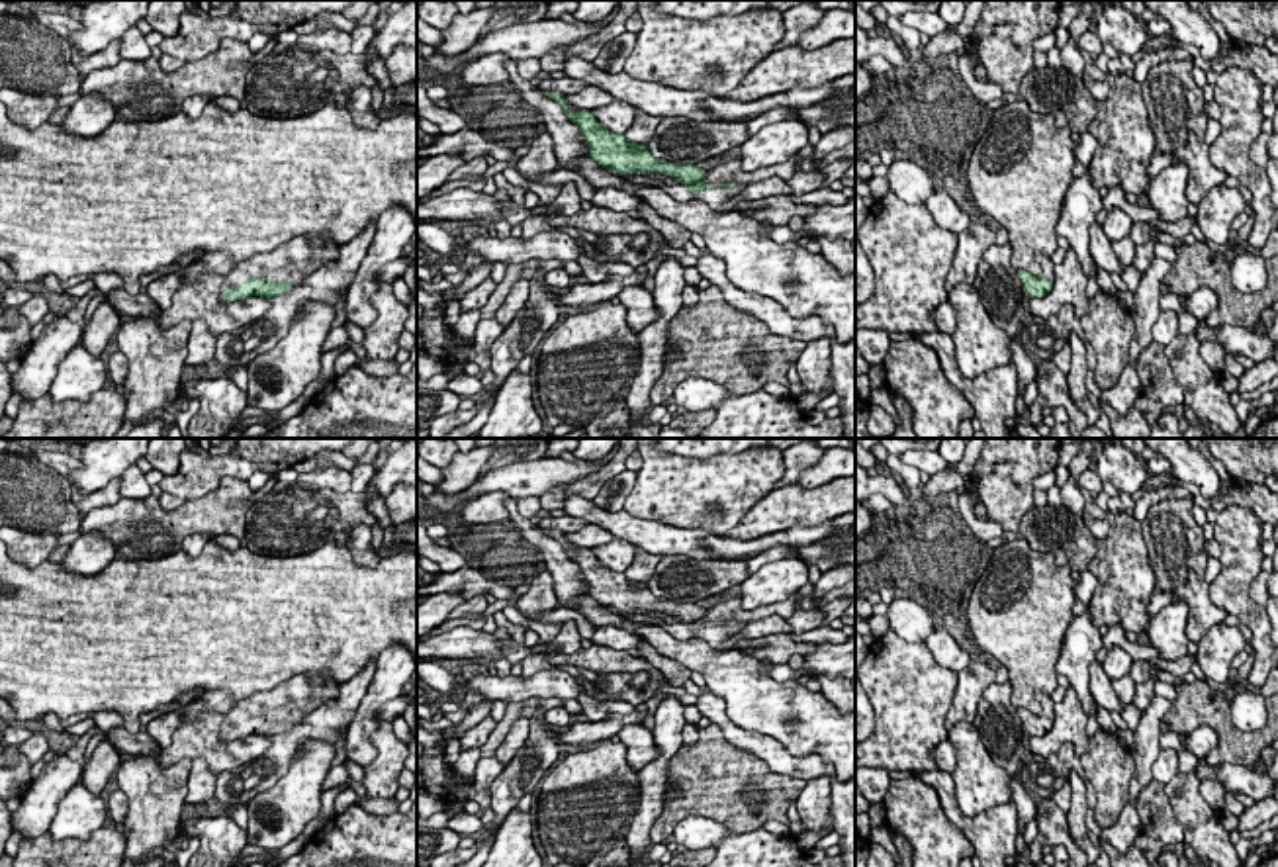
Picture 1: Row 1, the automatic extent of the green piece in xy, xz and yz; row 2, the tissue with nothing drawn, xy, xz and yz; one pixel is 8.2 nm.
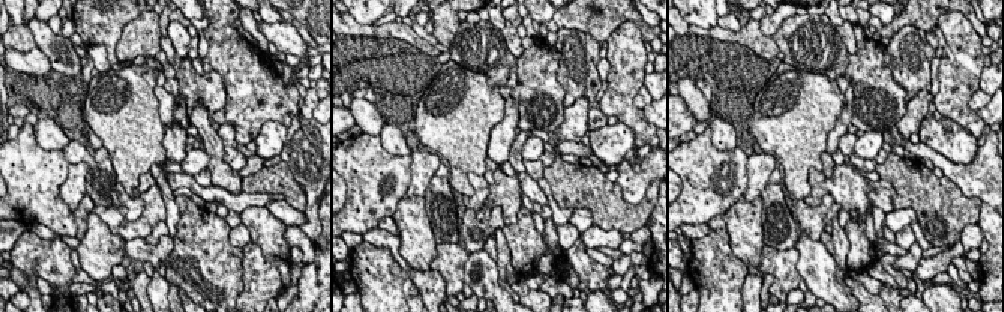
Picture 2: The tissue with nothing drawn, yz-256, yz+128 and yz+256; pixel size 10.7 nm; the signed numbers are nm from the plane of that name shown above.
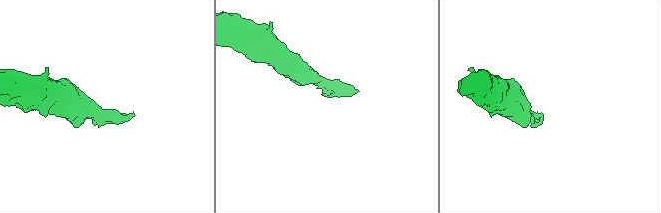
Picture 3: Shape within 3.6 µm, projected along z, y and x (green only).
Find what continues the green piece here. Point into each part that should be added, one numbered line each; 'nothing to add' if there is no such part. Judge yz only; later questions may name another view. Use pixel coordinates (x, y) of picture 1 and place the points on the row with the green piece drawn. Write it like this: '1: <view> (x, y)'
1: yz (1046, 263)

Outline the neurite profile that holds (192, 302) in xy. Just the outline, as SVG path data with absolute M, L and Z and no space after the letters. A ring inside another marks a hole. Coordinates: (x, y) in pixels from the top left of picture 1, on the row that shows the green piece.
M202 274L194 284L182 284L170 301L170 307L160 311L160 327L170 329L182 321L204 321L211 335L223 335L243 327L245 323L262 317L270 299L260 296L223 301L219 297L225 276Z

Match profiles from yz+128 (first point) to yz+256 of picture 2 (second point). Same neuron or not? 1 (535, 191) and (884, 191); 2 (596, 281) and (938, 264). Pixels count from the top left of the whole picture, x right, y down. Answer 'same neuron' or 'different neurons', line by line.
1: same neuron
2: same neuron

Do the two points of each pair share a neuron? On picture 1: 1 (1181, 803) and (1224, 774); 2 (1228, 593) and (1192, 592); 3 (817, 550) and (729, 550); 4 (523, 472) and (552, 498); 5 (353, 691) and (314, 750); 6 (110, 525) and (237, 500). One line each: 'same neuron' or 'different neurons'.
1: different neurons
2: different neurons
3: different neurons
4: different neurons
5: different neurons
6: same neuron

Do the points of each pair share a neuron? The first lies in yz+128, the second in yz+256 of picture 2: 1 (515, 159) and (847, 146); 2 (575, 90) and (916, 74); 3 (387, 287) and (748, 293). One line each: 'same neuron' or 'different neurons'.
1: same neuron
2: same neuron
3: different neurons

